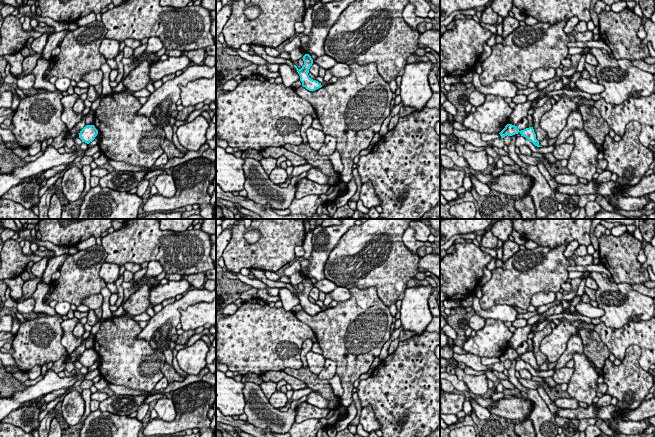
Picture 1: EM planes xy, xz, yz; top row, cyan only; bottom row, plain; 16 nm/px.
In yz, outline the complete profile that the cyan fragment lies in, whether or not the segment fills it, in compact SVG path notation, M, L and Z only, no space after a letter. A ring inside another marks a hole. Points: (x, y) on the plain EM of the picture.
M507 348L505 352L499 357L501 362L504 362L505 360L512 360L515 358L520 357L521 360L528 363L530 366L532 366L537 371L542 371L539 369L539 365L536 363L536 358L534 356L533 351L526 352L524 354L519 354L517 350L512 348Z

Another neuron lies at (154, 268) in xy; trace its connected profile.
M151 261L148 263L146 276L158 276L160 273L164 271L162 265L158 261Z

